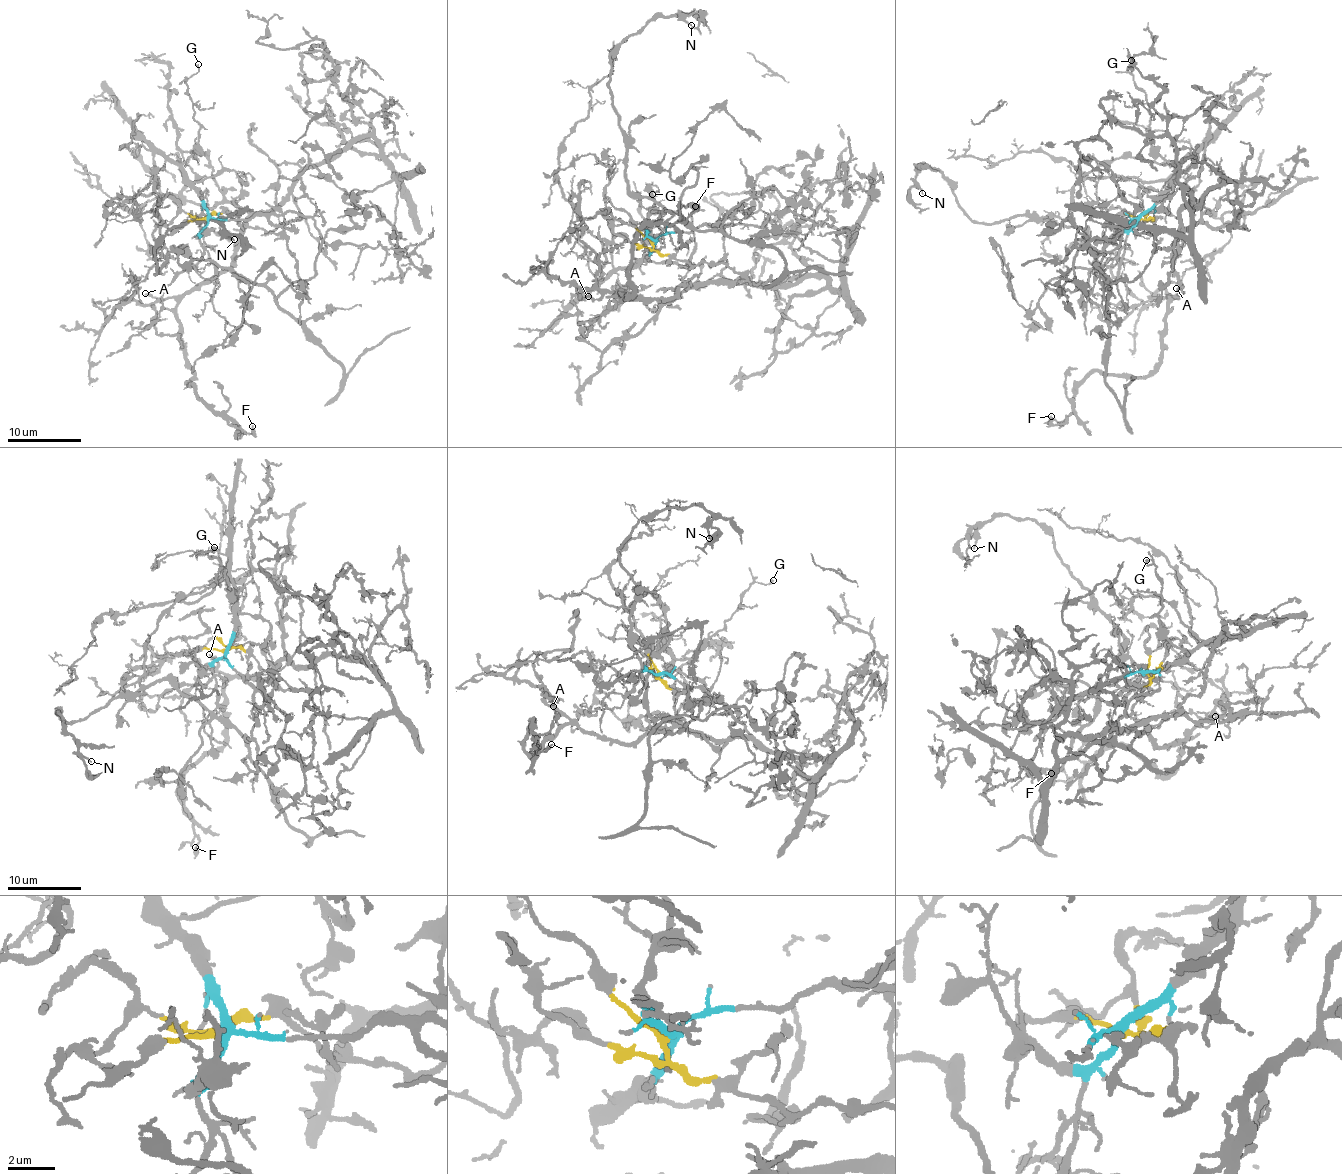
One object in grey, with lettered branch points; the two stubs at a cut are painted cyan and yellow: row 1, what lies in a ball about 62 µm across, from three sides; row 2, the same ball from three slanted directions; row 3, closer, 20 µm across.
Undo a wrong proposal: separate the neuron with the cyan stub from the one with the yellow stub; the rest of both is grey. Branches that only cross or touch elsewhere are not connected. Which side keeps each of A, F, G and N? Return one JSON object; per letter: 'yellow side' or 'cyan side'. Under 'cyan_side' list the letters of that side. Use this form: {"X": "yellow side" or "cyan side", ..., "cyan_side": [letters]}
{"A": "yellow side", "F": "yellow side", "G": "cyan side", "N": "cyan side", "cyan_side": ["G", "N"]}

